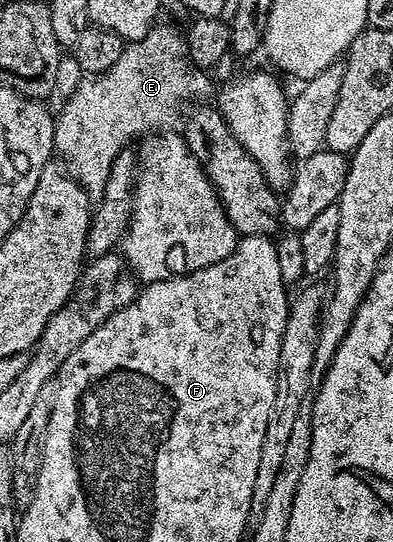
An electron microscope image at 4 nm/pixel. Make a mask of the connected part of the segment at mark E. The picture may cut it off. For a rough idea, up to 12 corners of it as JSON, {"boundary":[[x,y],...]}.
{"boundary":[[155,25],[79,84],[54,124],[92,200],[132,138],[177,131],[214,92]]}

